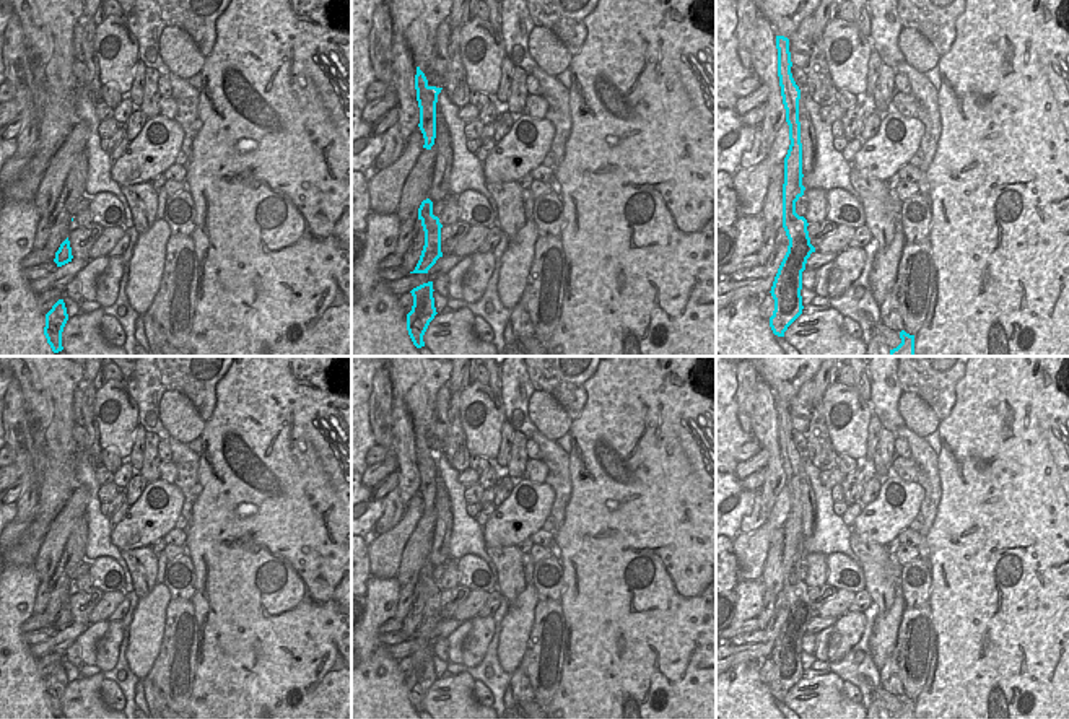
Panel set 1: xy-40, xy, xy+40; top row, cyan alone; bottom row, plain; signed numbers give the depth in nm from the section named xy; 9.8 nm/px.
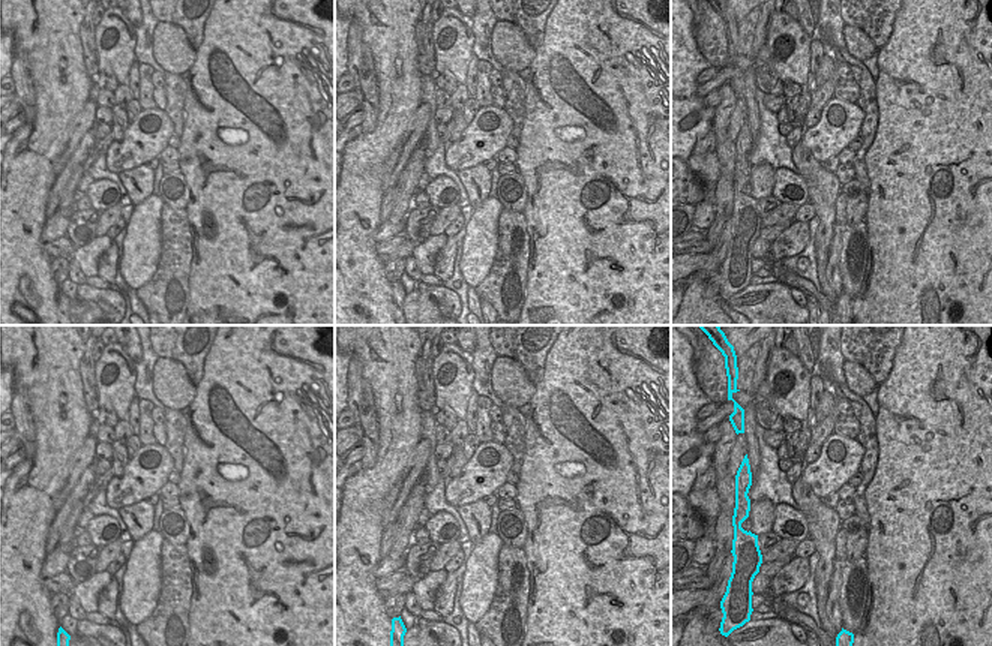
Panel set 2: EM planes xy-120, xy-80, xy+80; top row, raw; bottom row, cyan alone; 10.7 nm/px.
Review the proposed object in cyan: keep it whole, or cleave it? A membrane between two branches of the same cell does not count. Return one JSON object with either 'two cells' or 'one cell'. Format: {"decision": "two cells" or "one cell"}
{"decision": "one cell"}

